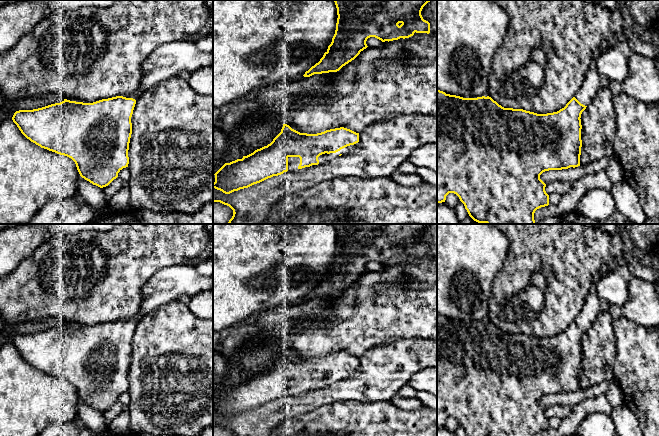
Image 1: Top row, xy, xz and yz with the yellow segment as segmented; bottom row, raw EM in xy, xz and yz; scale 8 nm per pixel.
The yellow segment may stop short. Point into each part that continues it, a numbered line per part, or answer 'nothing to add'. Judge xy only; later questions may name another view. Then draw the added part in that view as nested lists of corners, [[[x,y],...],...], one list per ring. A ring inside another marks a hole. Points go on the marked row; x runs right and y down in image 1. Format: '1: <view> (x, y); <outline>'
1: xy (170, 58); [[[191,41],[166,42],[155,49],[142,63],[139,88],[123,97],[137,99],[158,83],[177,76],[180,71],[195,72],[213,66],[213,51],[203,52]]]

